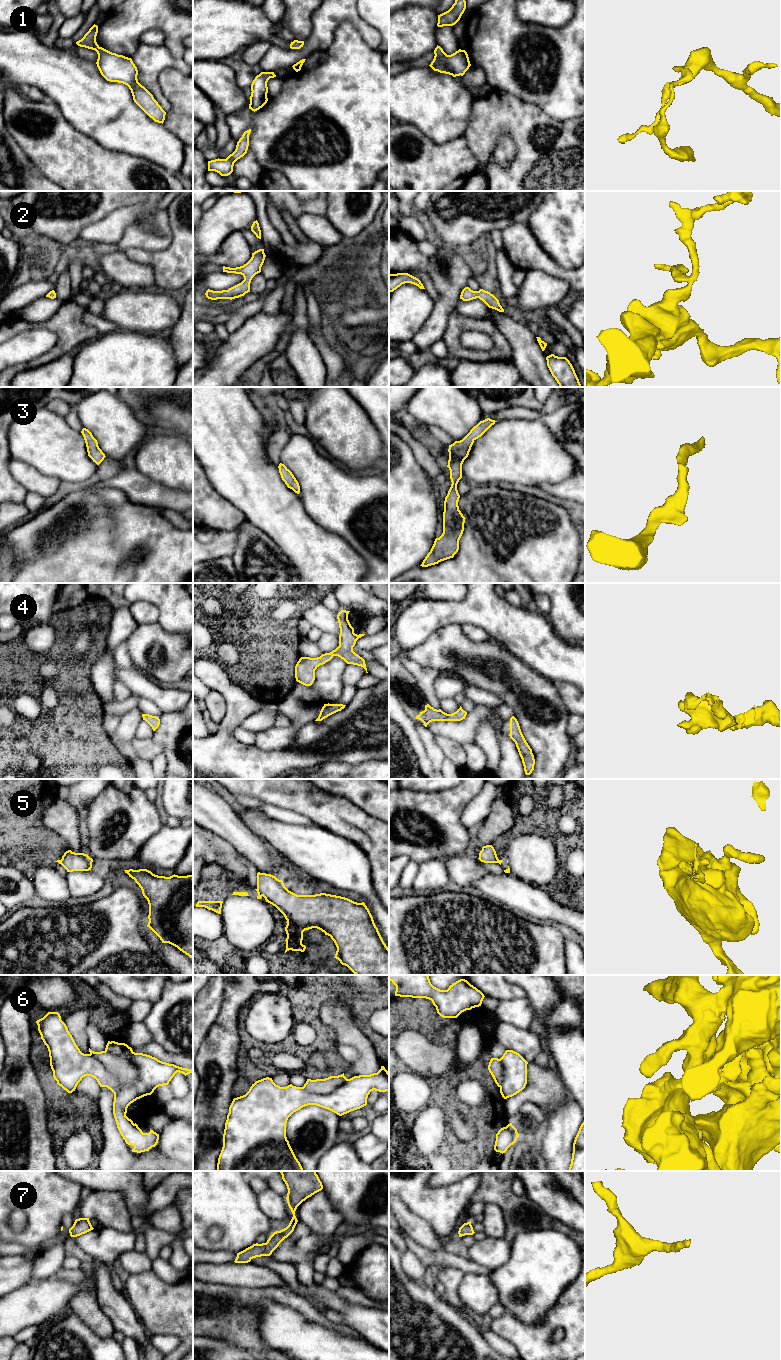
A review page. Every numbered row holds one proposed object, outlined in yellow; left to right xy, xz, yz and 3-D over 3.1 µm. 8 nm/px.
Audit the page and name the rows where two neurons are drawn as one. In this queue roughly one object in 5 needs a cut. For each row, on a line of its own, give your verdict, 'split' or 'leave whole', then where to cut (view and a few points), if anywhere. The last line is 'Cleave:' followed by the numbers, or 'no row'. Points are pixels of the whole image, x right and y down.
1: leave whole | no cut
2: leave whole | no cut
3: leave whole | no cut
4: leave whole | no cut
5: split | xz (256, 889), (262, 895)
6: split | xy (90, 1053), (125, 1084), (131, 1084), (137, 1078)
7: leave whole | no cut
Cleave: 5, 6

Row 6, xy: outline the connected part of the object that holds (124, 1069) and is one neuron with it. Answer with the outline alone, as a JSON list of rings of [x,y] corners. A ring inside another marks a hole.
[[[90,1048],[89,1052],[125,1085],[131,1085],[137,1079],[137,1067],[129,1059],[113,1055],[107,1051],[94,1052]]]

